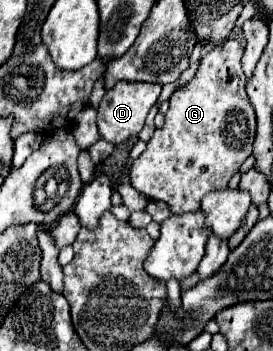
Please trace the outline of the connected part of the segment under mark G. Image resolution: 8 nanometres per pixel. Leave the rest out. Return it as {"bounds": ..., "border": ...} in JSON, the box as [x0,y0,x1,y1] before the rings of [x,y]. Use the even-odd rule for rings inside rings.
{"bounds":[130,40,256,214],"border":[[[224,40],[202,58],[198,72],[186,86],[186,90],[178,90],[170,96],[170,110],[166,112],[164,126],[156,128],[152,140],[146,144],[146,150],[140,158],[134,160],[130,168],[132,186],[148,200],[166,202],[172,214],[198,212],[202,196],[210,190],[220,190],[228,186],[230,178],[240,170],[242,162],[252,154],[256,116],[246,96],[246,76],[240,64],[242,52],[244,46],[238,40]]]}

